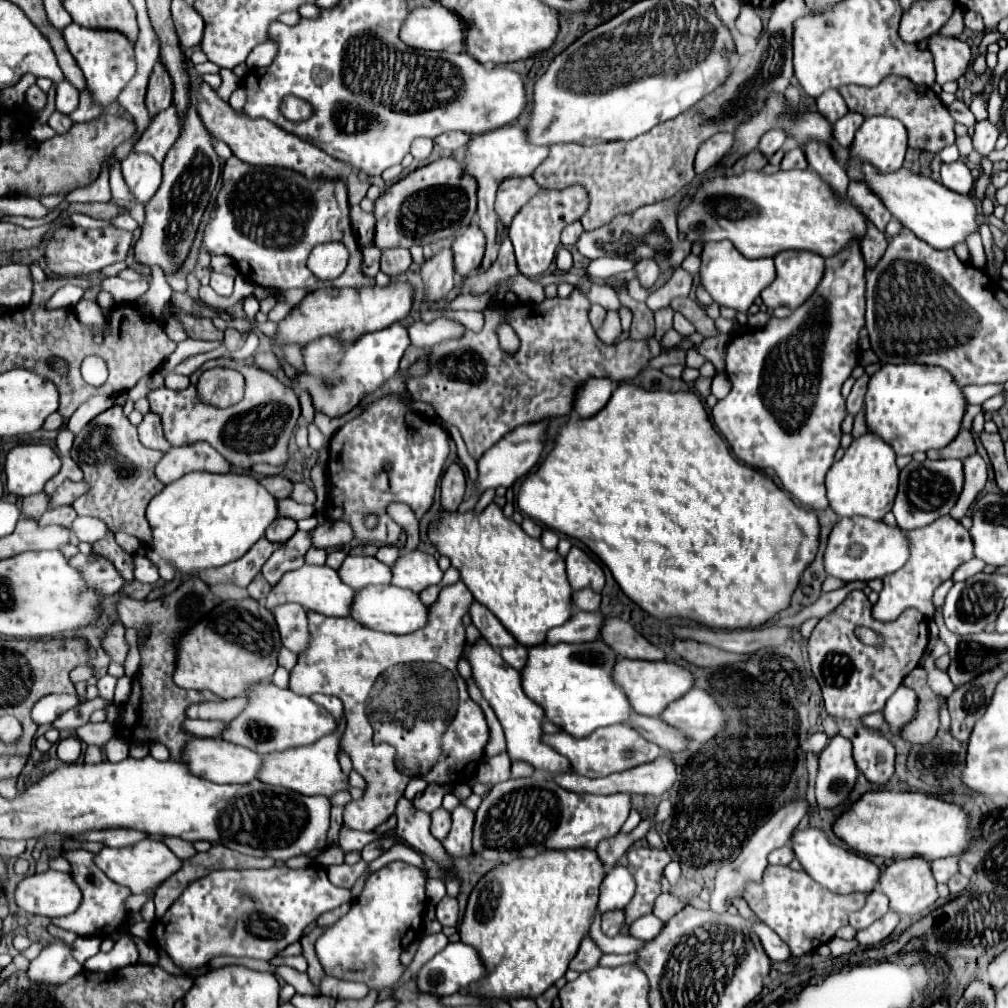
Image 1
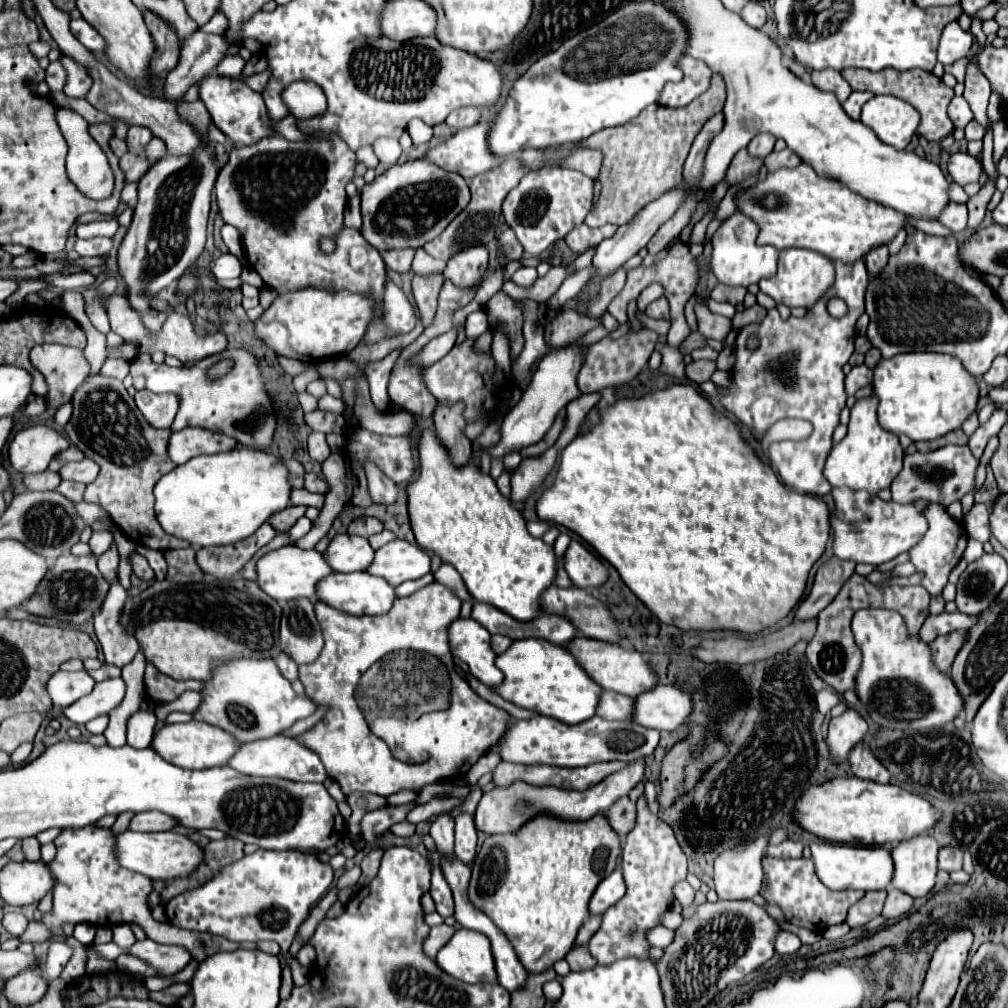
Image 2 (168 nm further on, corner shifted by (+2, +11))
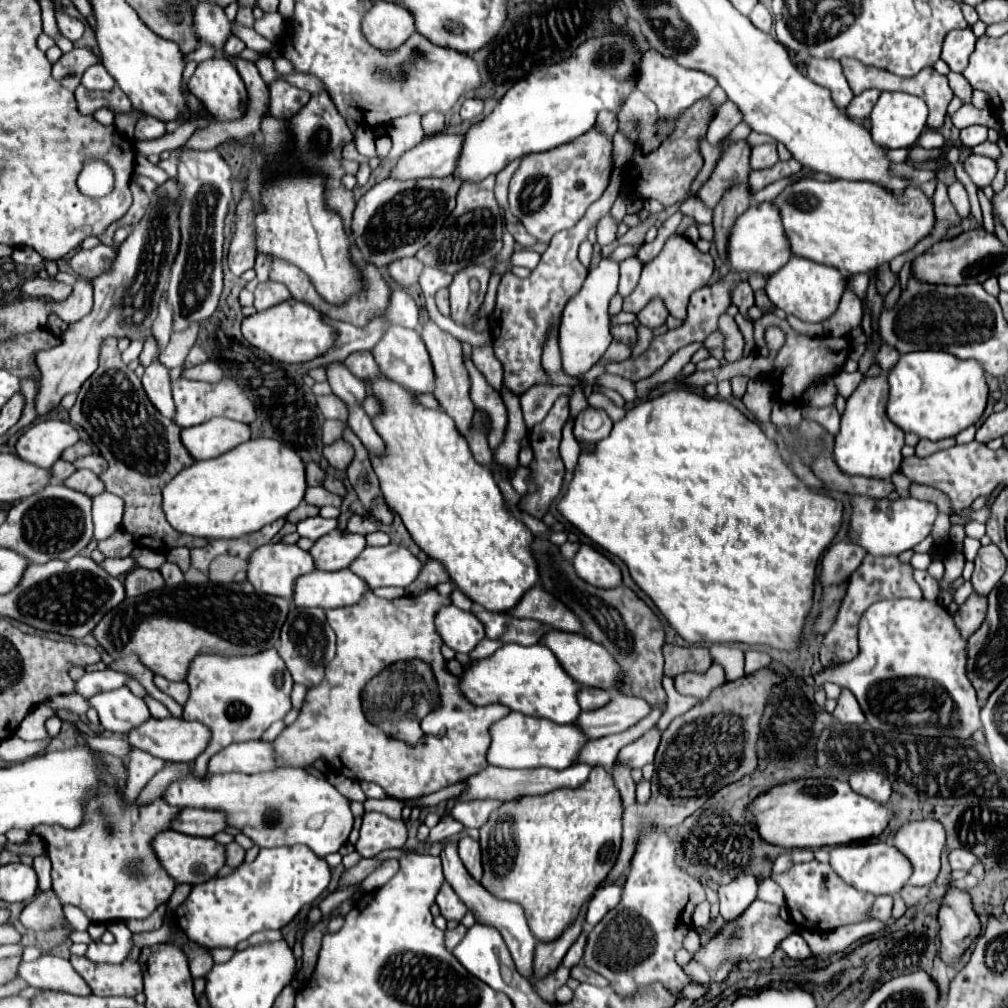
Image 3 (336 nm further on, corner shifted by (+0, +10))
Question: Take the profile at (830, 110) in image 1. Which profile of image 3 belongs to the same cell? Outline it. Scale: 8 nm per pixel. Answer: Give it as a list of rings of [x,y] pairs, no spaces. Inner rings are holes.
[[[809,58],[807,76],[815,84],[819,84],[831,92],[831,98],[839,110],[845,110],[849,106],[853,92],[843,76],[839,60],[835,60],[835,58]]]

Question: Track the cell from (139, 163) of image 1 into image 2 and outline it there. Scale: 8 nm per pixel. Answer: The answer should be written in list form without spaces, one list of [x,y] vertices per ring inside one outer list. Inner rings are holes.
[[[129,127],[127,131],[127,147],[129,153],[135,157],[145,157],[145,145],[153,139],[153,133],[147,127]]]

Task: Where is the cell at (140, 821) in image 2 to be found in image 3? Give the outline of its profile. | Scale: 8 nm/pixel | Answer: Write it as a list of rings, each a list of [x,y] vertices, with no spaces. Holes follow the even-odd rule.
[[[183,808],[173,820],[171,828],[191,836],[215,836],[223,832],[229,824],[225,822],[227,814],[221,810],[201,810],[201,808]]]

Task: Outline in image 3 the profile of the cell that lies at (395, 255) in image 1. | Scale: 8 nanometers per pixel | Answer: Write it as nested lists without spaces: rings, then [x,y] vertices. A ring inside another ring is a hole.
[[[399,258],[397,262],[393,262],[389,266],[389,276],[403,288],[409,288],[413,284],[417,284],[419,276],[421,276],[423,264],[417,262],[417,258]]]

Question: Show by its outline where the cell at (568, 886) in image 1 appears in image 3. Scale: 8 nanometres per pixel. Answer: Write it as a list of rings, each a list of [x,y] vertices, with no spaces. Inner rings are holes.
[[[597,764],[593,766],[593,774],[589,774],[585,786],[579,786],[577,790],[553,790],[549,794],[543,796],[521,796],[515,800],[509,800],[505,804],[501,804],[497,810],[493,810],[493,814],[489,816],[489,820],[479,828],[479,844],[481,844],[481,852],[483,852],[483,878],[481,884],[485,886],[485,890],[489,890],[493,896],[501,898],[501,900],[513,900],[519,902],[525,908],[525,916],[529,922],[529,928],[533,930],[535,938],[545,942],[545,940],[553,940],[559,934],[563,934],[565,926],[569,926],[569,922],[573,922],[573,918],[577,918],[581,906],[593,896],[593,892],[597,890],[597,884],[601,884],[609,870],[613,868],[617,854],[619,854],[619,846],[621,846],[621,814],[623,814],[623,804],[621,804],[621,794],[613,784],[613,778],[609,776],[609,772]]]

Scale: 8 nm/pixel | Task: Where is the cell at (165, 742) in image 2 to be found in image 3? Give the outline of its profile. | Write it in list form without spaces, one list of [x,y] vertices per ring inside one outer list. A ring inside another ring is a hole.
[[[173,716],[163,718],[163,720],[149,718],[143,724],[129,730],[129,734],[125,734],[125,736],[131,746],[135,746],[143,752],[149,752],[167,762],[189,762],[189,764],[205,750],[207,742],[209,742],[209,730],[203,724],[187,722],[183,718],[173,718]]]

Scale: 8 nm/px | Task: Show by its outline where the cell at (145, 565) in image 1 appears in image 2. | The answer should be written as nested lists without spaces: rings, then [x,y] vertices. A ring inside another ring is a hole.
[[[139,545],[137,551],[149,561],[151,569],[155,571],[155,579],[157,579],[157,581],[163,581],[163,579],[165,579],[165,573],[167,573],[167,561],[165,561],[163,553],[161,553],[161,551],[155,551],[155,549],[149,549],[149,547],[145,547],[145,545]]]

